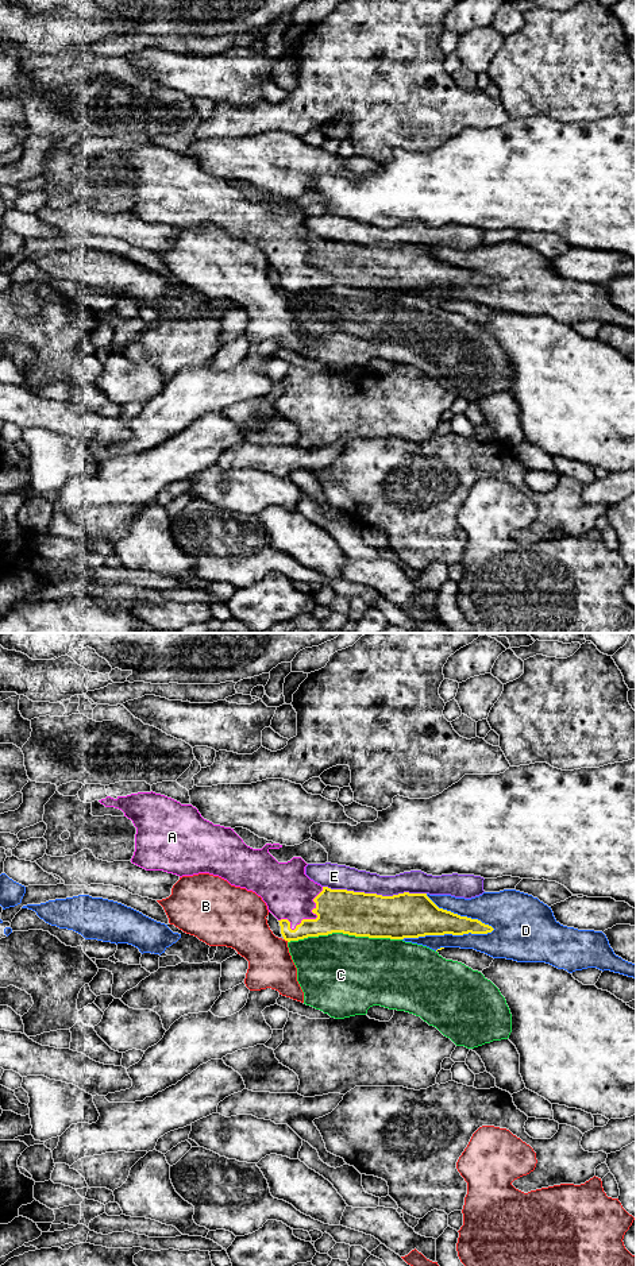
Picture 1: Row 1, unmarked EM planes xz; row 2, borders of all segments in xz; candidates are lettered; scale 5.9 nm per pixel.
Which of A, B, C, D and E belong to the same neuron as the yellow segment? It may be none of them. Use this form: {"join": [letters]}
{"join": ["A"]}

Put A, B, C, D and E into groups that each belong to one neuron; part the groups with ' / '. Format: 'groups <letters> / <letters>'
groups A / B / C / D / E

